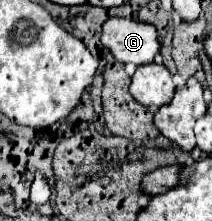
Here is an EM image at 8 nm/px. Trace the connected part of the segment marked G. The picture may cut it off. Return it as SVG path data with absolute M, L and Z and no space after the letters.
M110 18L102 28L102 44L122 64L150 64L160 52L158 32L152 24L128 18Z

